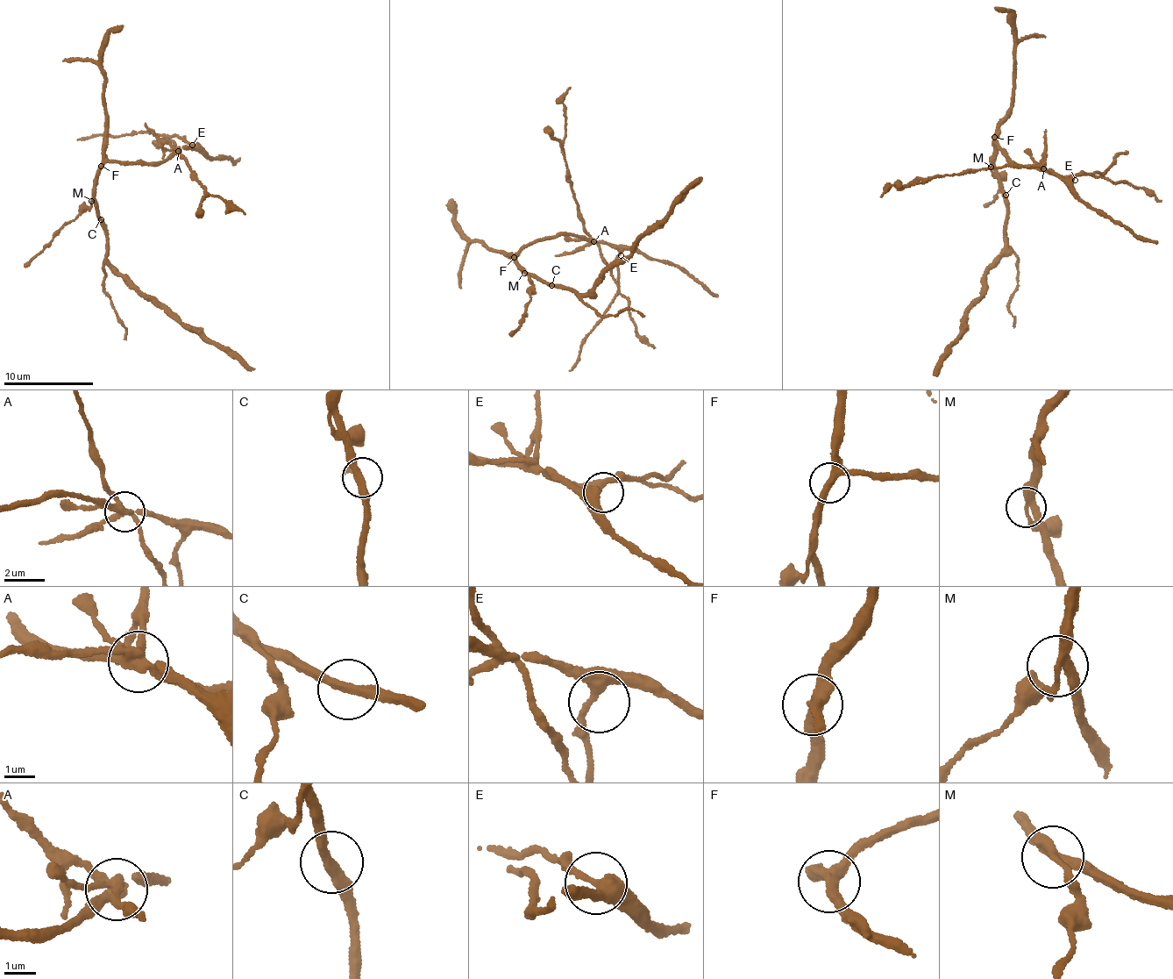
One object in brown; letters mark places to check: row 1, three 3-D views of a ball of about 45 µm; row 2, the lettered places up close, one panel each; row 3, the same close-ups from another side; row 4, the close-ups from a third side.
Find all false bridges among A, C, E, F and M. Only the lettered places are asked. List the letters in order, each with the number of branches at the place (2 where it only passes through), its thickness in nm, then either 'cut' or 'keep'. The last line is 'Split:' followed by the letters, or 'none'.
A: 5 branches meet; 320 nm thick; cut
C: 2 branches meet; 320 nm thick; keep
E: 3 branches meet; 300 nm thick; keep
F: 3 branches meet; 320 nm thick; keep
M: 3 branches meet; 280 nm thick; cut
Split: A, M

